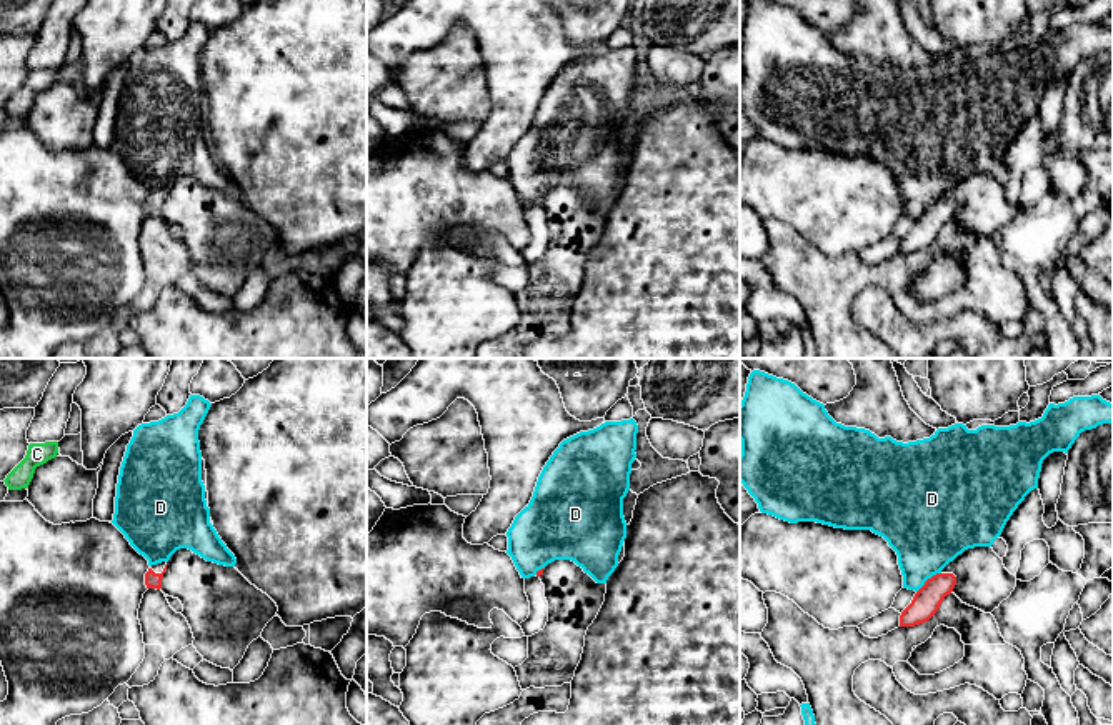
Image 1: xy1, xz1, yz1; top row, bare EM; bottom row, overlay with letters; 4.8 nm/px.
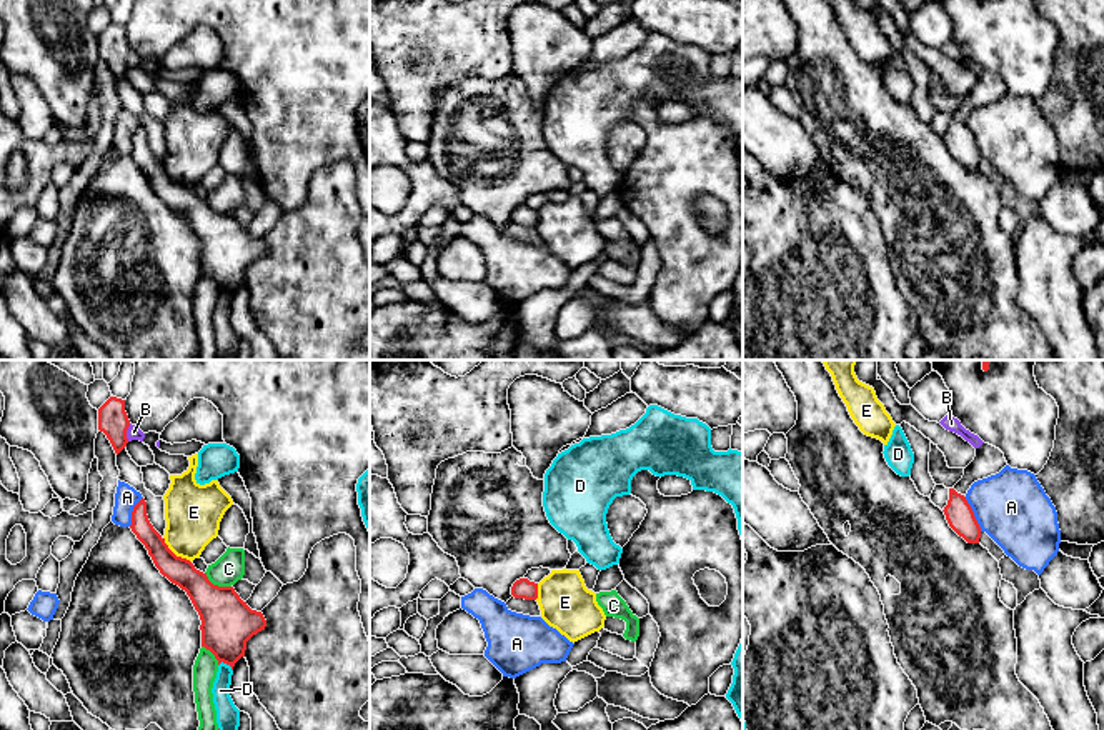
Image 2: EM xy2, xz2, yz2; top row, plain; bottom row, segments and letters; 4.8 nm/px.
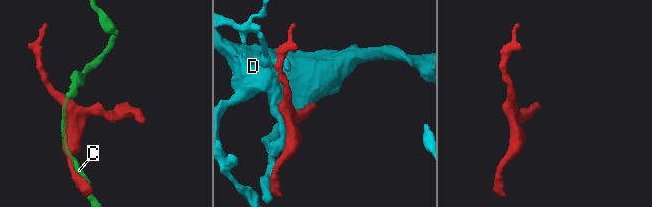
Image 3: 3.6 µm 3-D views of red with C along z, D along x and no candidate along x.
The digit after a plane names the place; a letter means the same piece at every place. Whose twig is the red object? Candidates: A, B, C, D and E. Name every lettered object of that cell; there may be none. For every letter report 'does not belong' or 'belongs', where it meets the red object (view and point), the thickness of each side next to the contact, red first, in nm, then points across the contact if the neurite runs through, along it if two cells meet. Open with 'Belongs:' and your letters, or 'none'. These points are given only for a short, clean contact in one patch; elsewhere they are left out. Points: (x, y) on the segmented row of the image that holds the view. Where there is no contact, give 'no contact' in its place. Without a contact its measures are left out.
Belongs: none
A: does not belong | yz2 (973, 514) | 140/360 nm | along yz2 (964, 497), (981, 530)
B: does not belong | xy2 (125, 432) | 150/70 nm | along xy2 (130, 424), (127, 440)
C: does not belong | xy2 (217, 585) | 260/150 nm
D: does not belong | yz1 (927, 580) | 140/380 nm
E: does not belong | xy2 (174, 554) | 140/280 nm | along xy2 (164, 537), (164, 542), (177, 555), (190, 562)

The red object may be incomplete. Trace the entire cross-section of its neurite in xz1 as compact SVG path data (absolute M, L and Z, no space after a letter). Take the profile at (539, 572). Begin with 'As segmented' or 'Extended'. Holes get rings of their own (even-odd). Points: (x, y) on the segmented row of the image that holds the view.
Extended. M538 570L535 577L525 578L525 593L530 602L530 615L520 623L525 637L538 633L548 622L548 602L545 598L545 585L540 580L543 570Z

